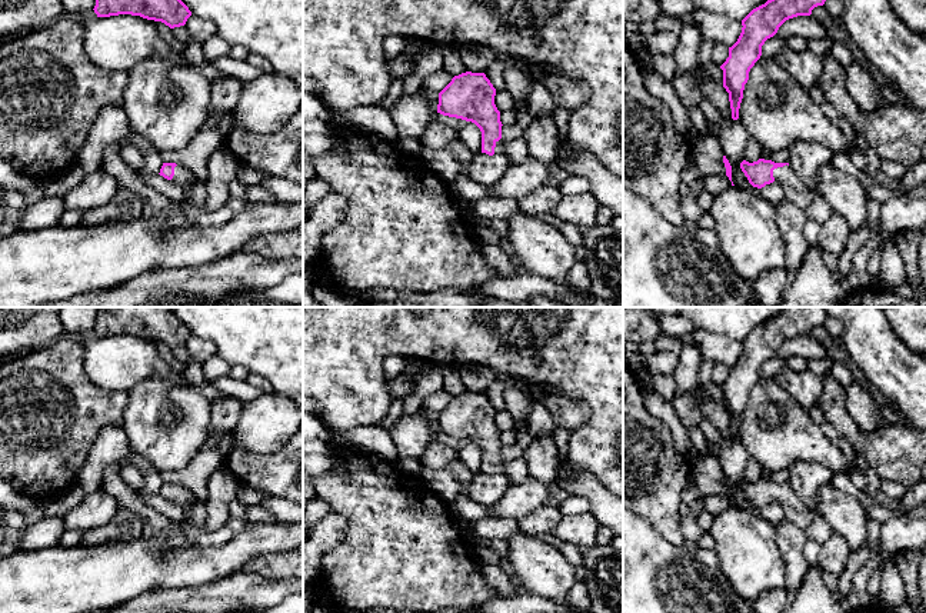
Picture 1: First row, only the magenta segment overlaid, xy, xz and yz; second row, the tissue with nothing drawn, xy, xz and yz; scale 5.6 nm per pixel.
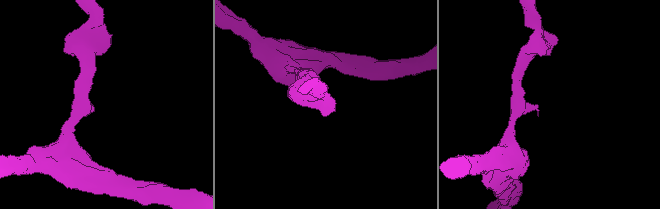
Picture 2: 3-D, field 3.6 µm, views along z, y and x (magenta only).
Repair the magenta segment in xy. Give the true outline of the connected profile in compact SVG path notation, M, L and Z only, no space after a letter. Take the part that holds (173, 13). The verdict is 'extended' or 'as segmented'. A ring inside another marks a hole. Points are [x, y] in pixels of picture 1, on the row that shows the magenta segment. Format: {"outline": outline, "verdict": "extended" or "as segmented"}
{"outline": "M96 0L93 10L97 17L131 14L161 21L170 29L184 26L191 16L181 0Z", "verdict": "as segmented"}

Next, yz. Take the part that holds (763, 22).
{"outline": "M767 0L753 9L742 20L742 33L737 41L729 47L729 57L720 66L723 70L723 87L729 93L732 119L739 119L745 84L749 71L762 56L762 46L773 37L779 27L789 19L810 16L812 10L823 6L826 0Z", "verdict": "as segmented"}

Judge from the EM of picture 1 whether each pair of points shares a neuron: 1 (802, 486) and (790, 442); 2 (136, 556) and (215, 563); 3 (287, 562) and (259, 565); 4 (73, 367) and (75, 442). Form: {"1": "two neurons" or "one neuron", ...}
{"1": "two neurons", "2": "one neuron", "3": "one neuron", "4": "one neuron"}

